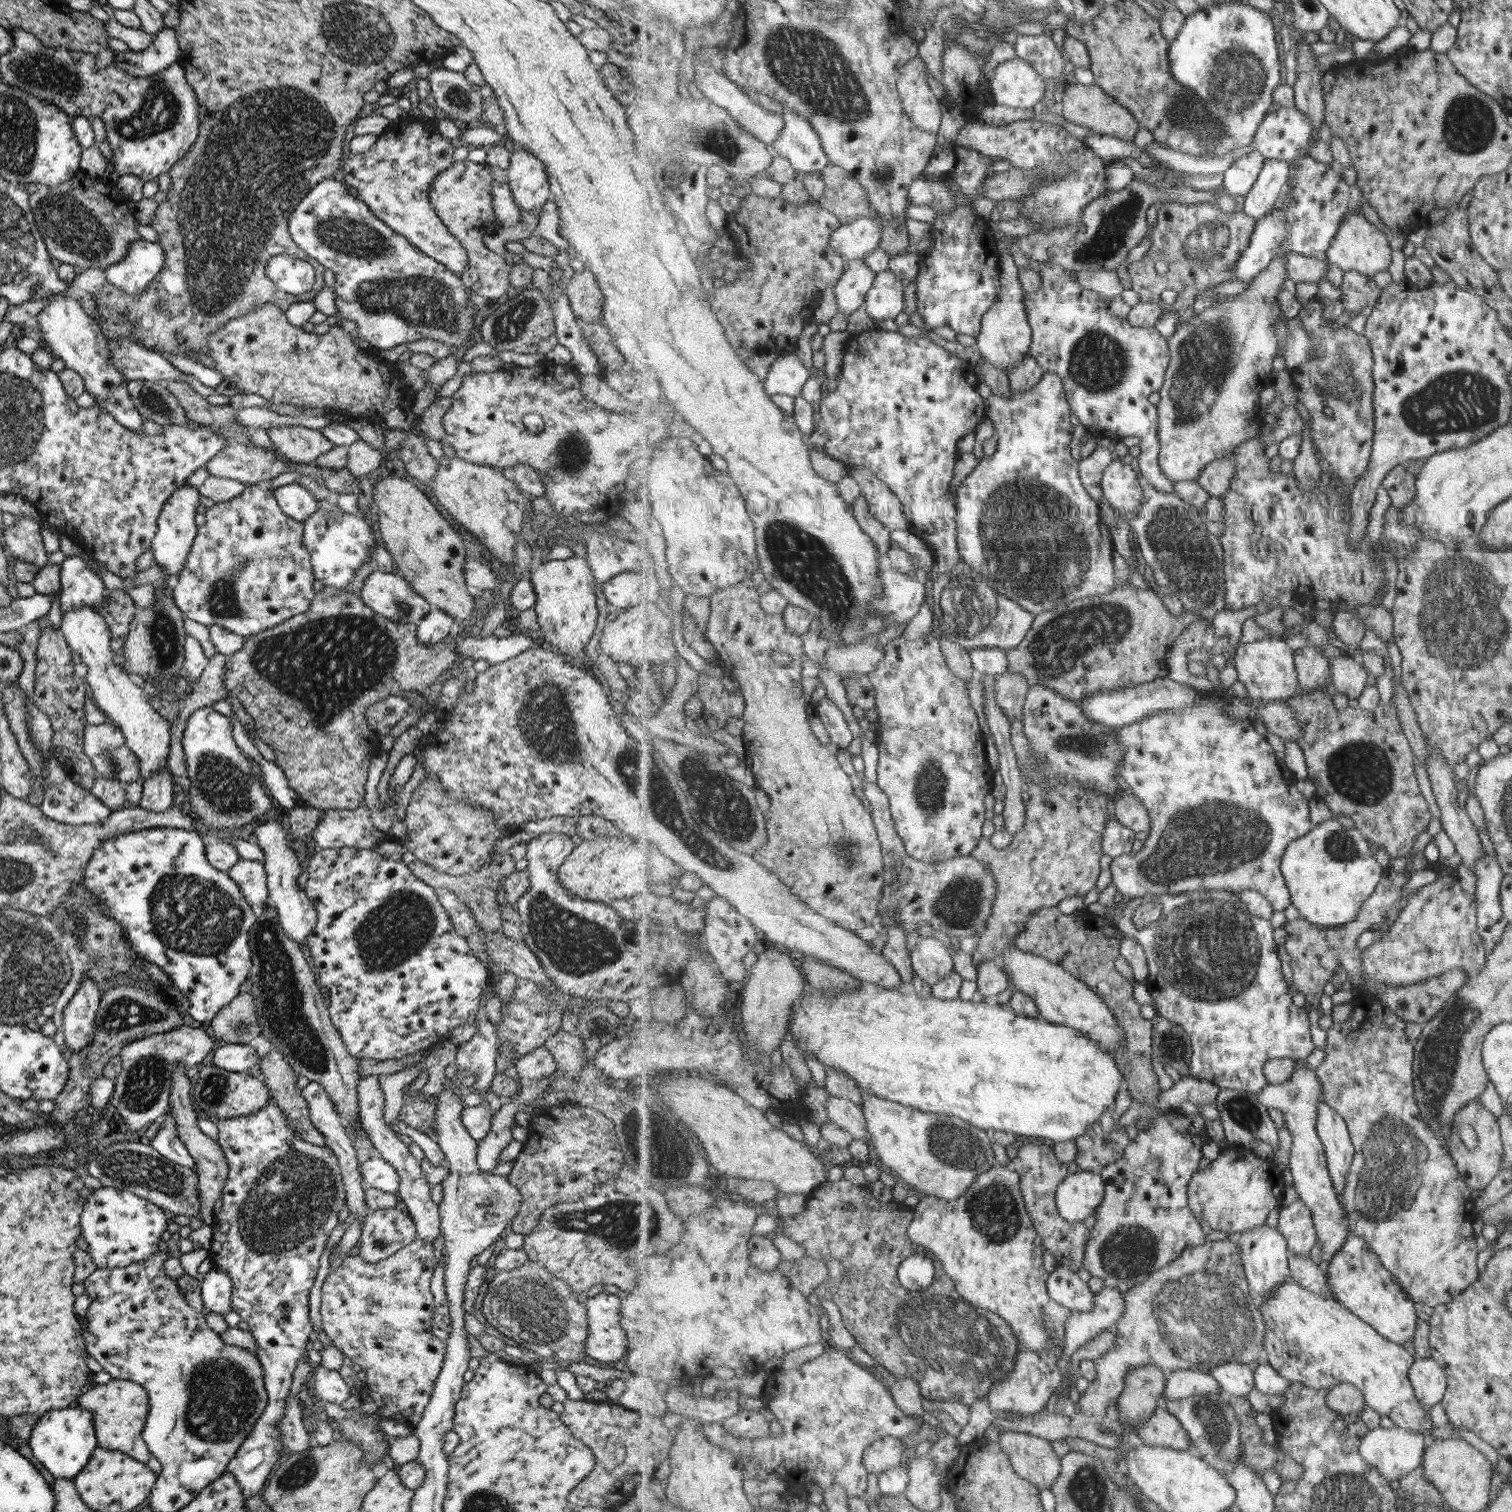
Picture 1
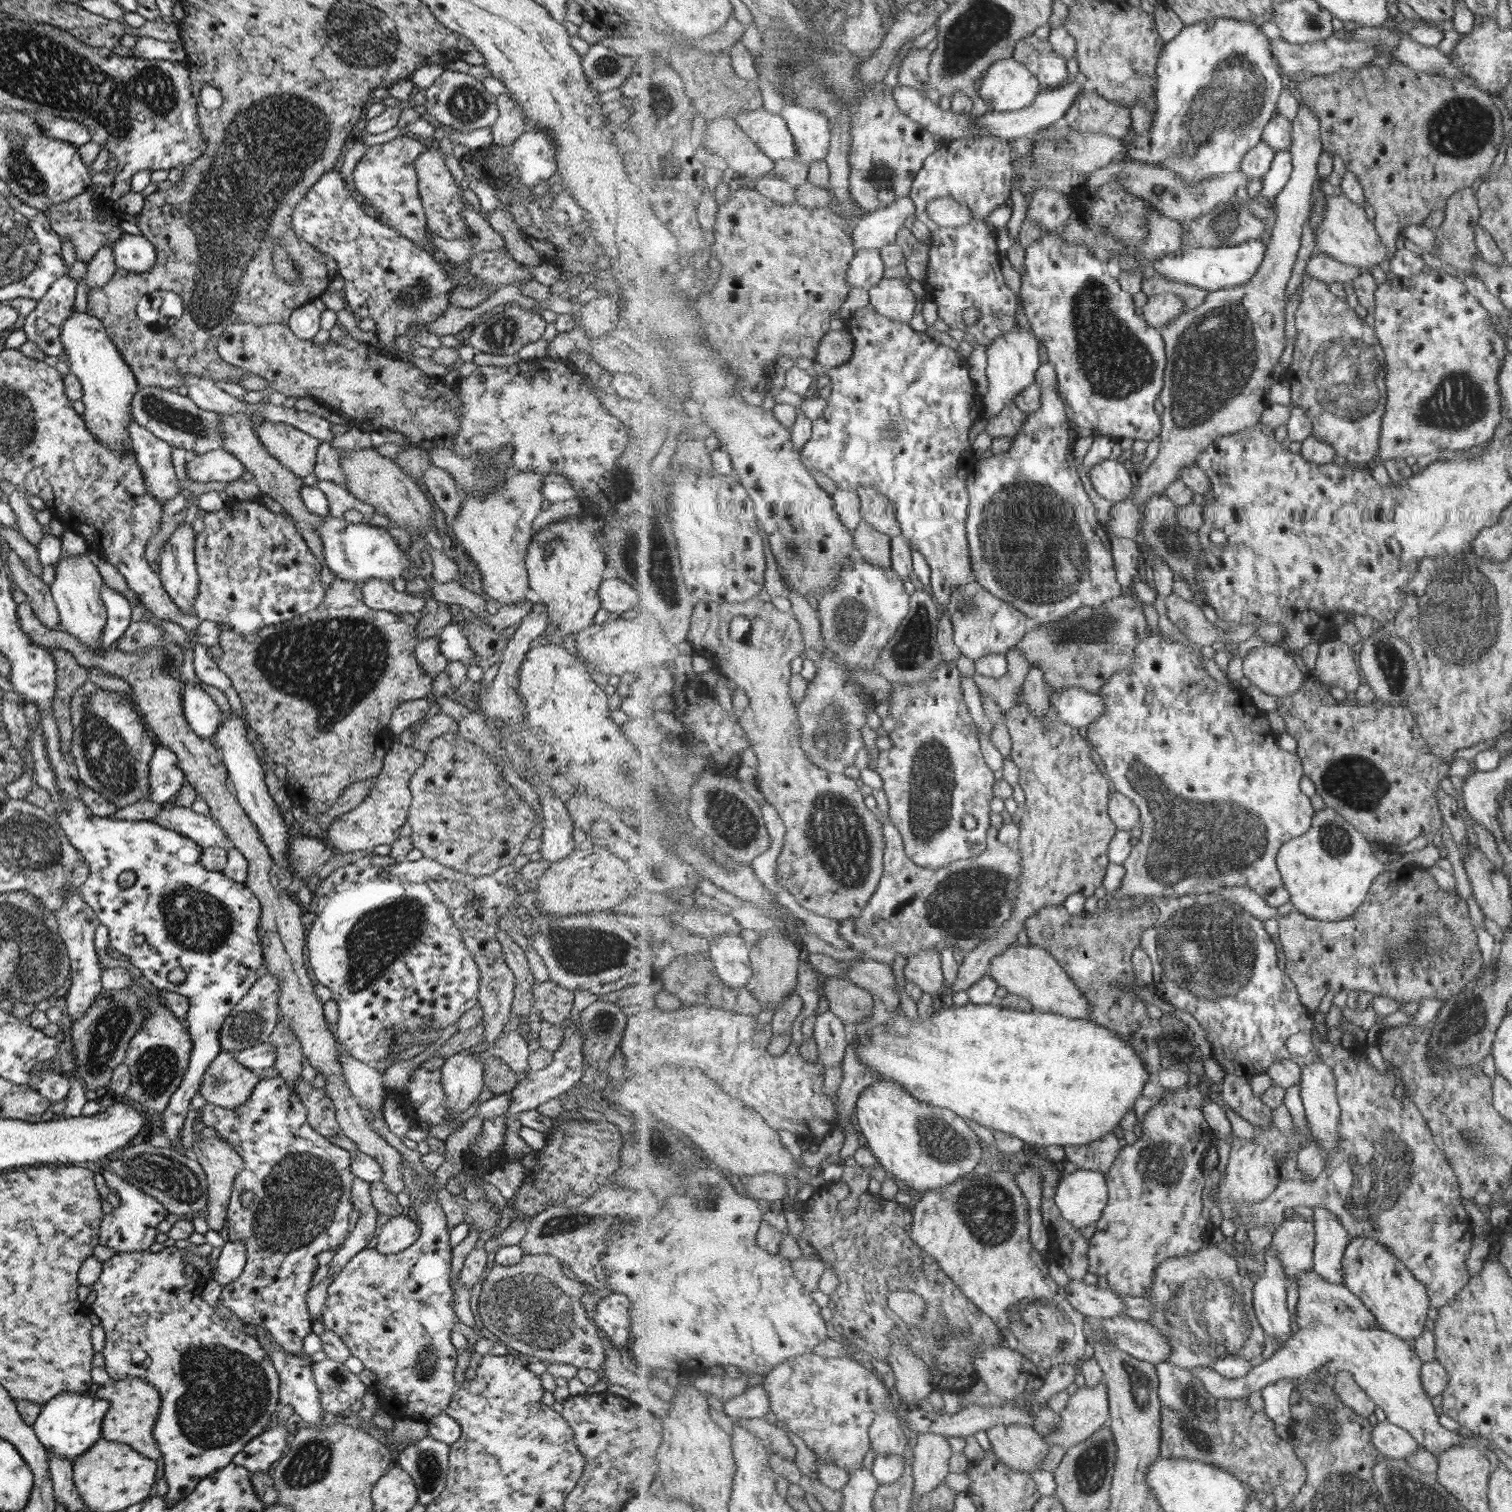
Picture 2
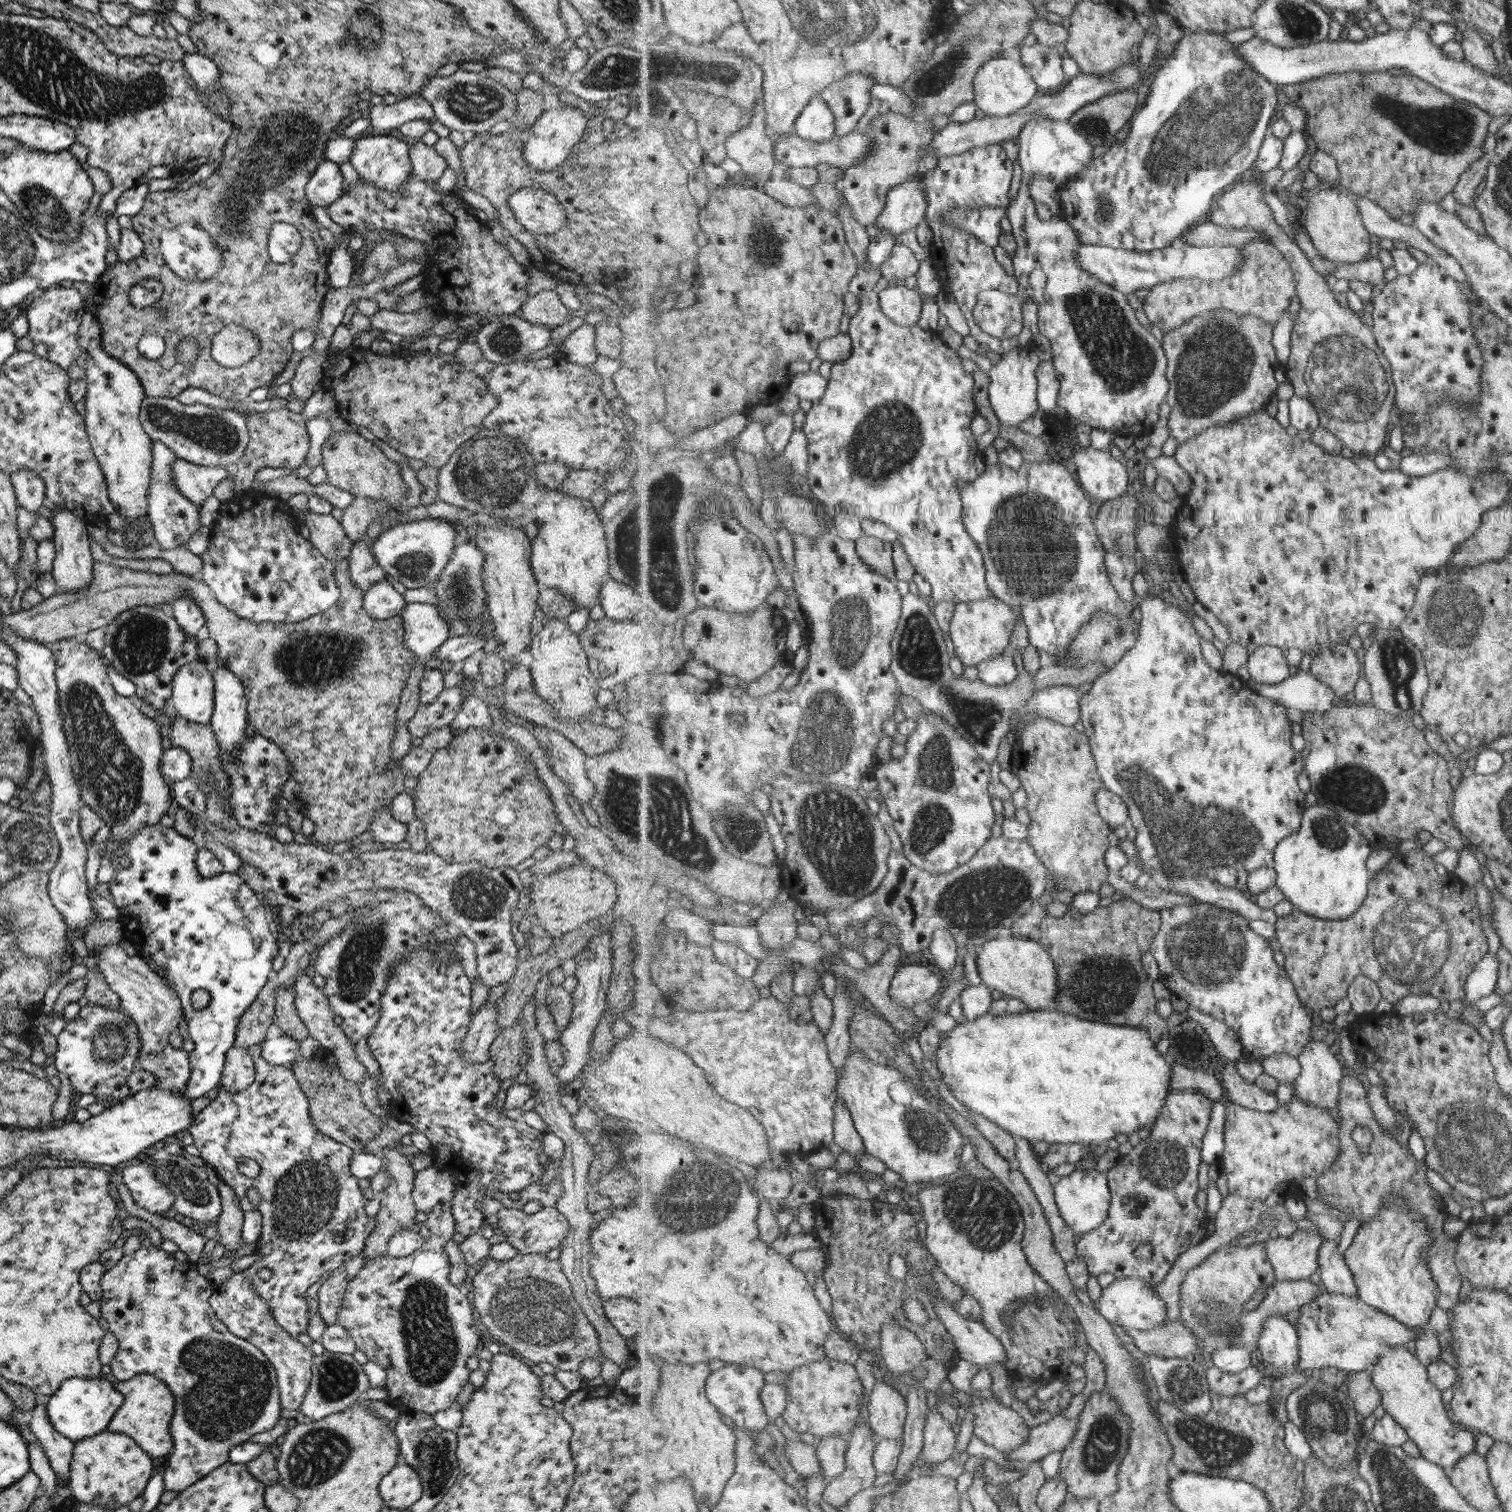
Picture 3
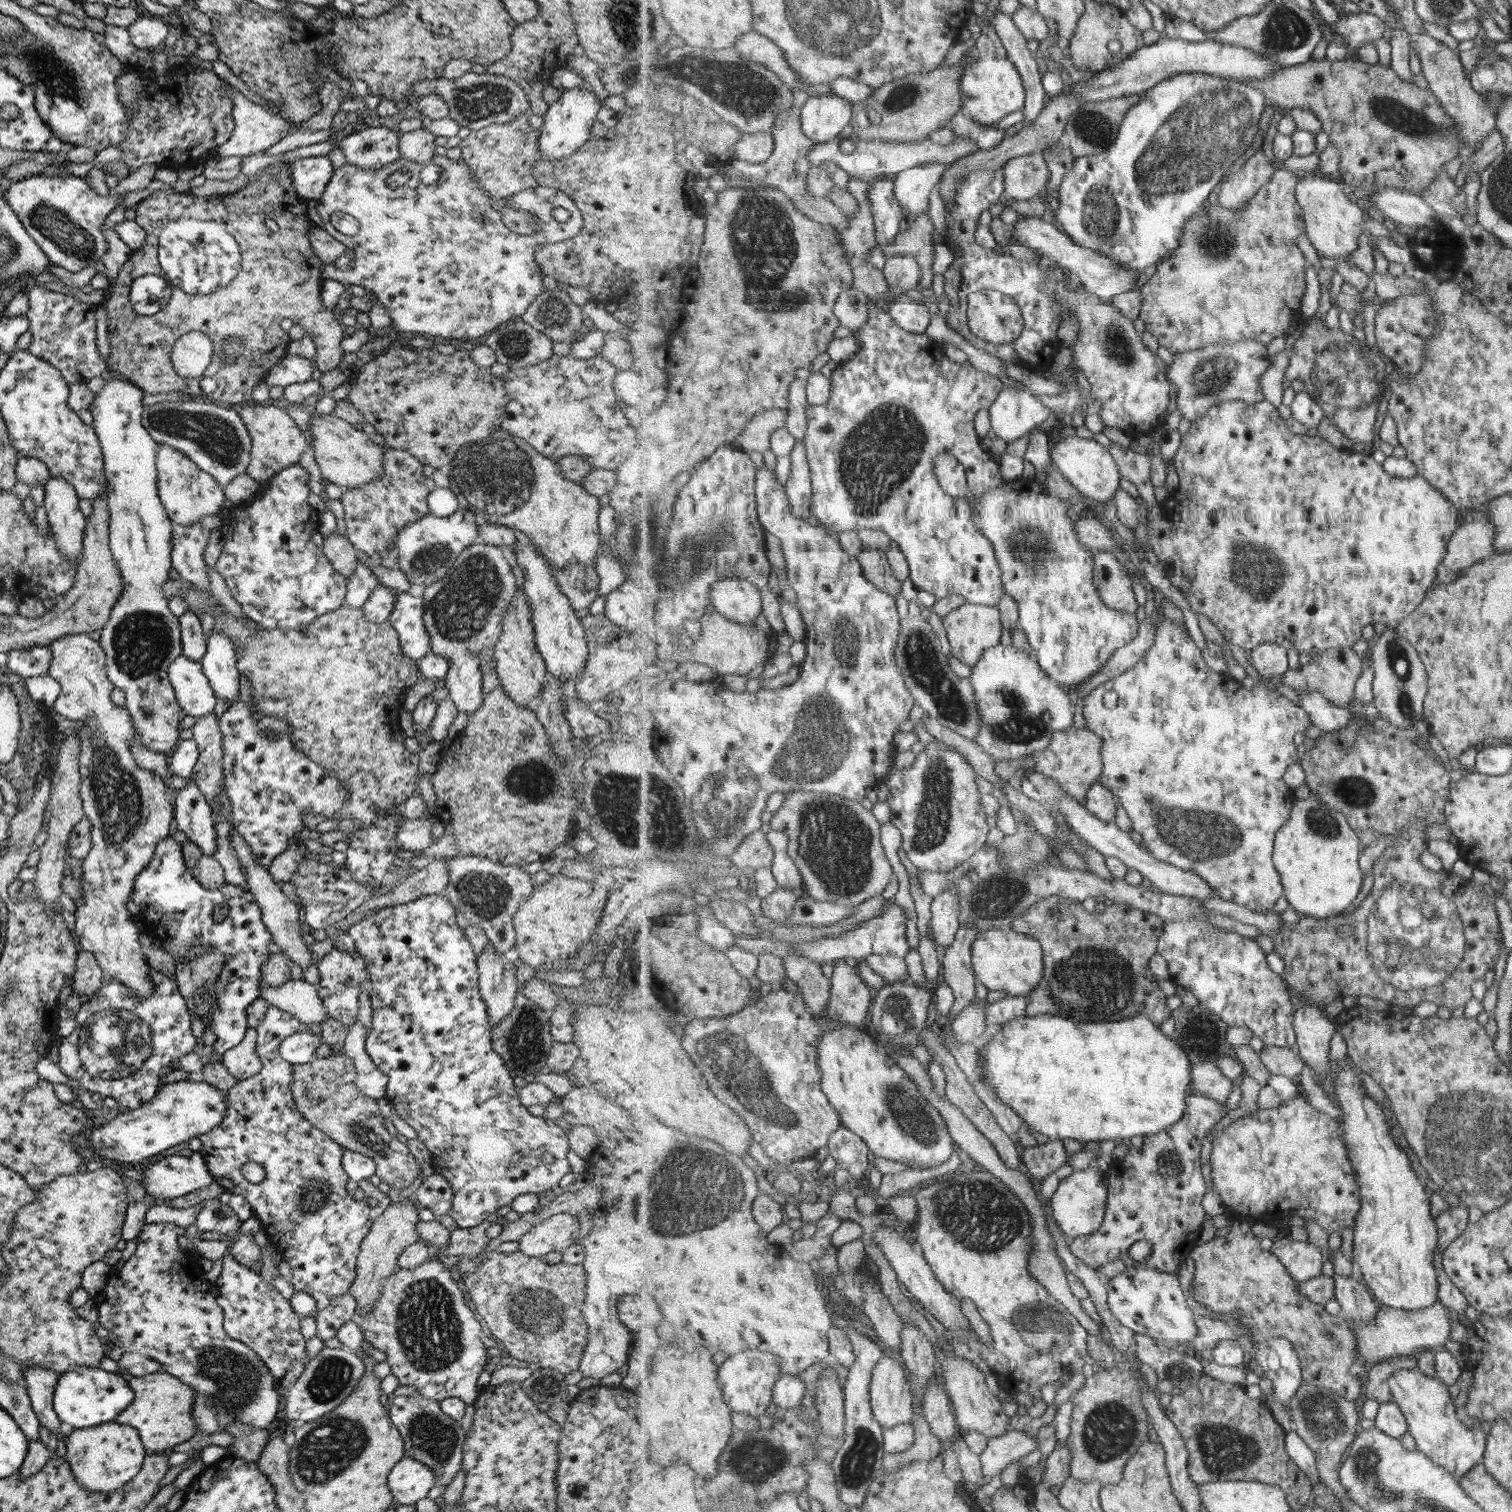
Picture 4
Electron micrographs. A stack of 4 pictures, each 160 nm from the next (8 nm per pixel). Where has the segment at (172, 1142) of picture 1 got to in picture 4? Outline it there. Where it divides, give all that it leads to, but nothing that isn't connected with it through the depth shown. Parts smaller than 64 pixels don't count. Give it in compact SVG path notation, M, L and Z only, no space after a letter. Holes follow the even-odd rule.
M168 834L167 837L157 842L151 860L143 870L139 871L139 874L136 874L130 899L141 908L141 913L134 916L134 920L139 920L146 926L144 930L141 930L141 933L153 936L161 942L169 942L181 960L189 961L201 956L192 950L193 947L203 947L206 950L204 954L220 952L223 956L227 956L227 963L223 965L220 975L211 979L209 983L204 983L193 994L195 1005L197 1003L209 1003L212 1006L212 1012L206 1018L205 1029L211 1030L216 1039L211 1046L211 1056L204 1058L203 1062L209 1065L218 1064L223 1052L236 1046L244 1037L244 1032L247 1029L246 1006L258 997L257 980L261 979L261 965L270 950L273 949L271 946L272 938L262 923L259 907L255 904L249 890L243 890L230 882L224 883L217 890L207 890L206 887L201 886L195 880L192 869L184 865L181 845L175 843L175 840L170 838ZM217 904L225 904L229 910L222 921L213 923L211 912Z

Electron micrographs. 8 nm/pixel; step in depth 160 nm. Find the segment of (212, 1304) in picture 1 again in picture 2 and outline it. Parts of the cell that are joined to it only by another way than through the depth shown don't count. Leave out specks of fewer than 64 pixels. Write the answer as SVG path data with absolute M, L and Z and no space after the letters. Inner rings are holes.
M227 1241L222 1246L221 1252L216 1260L216 1267L211 1270L213 1280L222 1286L228 1285L242 1272L246 1261L246 1250L241 1241Z

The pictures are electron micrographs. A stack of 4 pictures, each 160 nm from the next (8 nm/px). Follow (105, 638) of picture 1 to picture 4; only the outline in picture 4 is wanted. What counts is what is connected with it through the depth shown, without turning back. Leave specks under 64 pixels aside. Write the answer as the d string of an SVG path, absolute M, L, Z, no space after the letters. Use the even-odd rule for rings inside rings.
M51 477L44 484L41 504L46 512L58 551L71 562L81 558L83 513L78 508L78 498L72 486L61 477Z

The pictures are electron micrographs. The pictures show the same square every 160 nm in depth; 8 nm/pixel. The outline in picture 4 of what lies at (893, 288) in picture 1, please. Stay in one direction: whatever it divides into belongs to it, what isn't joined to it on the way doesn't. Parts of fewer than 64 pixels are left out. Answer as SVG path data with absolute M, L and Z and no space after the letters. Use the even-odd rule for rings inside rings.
M906 293L892 295L893 303L889 304L889 313L899 326L905 330L923 334L931 324L931 312L919 299L911 299Z

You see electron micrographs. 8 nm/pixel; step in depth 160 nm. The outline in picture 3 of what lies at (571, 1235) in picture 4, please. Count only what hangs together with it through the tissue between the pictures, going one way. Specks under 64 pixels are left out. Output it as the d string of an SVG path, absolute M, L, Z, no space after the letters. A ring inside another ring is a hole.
M503 1207L493 1217L494 1228L519 1253L546 1253L552 1248L561 1249L569 1232L568 1220L555 1207L542 1207L533 1214Z

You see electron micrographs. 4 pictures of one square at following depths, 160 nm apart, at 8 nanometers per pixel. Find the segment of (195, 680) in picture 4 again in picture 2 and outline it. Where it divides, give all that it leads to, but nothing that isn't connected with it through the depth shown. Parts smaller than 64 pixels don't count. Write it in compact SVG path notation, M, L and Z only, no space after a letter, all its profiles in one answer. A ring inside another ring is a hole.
M183 679L181 681L182 691L180 693L183 699L181 707L188 727L199 738L210 740L216 754L219 755L218 746L214 742L214 732L224 715L200 685Z

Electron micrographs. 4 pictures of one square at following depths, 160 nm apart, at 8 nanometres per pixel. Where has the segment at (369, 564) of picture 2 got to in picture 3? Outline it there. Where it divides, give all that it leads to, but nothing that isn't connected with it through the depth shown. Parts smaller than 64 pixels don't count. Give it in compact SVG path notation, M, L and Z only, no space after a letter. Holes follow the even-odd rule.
M423 517L408 523L399 522L385 529L372 544L368 544L368 547L387 579L398 581L405 589L416 589L434 585L456 546L455 536L457 534L451 522L440 518Z

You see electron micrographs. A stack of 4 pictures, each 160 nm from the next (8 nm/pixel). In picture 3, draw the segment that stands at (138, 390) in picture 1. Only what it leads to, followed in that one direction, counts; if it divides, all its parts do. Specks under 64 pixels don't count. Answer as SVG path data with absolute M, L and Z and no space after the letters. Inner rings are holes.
M144 397L138 412L141 428L152 441L161 442L176 458L201 466L222 466L231 471L243 456L249 440L245 419L229 409L203 404L185 405L173 398Z

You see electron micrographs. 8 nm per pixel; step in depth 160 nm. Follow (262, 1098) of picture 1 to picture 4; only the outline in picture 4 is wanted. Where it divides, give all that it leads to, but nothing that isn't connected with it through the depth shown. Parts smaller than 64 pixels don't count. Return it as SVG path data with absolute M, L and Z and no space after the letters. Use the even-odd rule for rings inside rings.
M246 1029L244 1037L220 1056L221 1065L237 1082L247 1080L261 1069L261 1062L255 1053L255 1029Z

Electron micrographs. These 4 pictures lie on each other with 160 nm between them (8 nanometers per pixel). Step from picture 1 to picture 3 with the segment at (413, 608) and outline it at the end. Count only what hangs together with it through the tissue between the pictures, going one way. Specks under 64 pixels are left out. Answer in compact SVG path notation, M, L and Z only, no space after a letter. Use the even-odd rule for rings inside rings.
M386 580L377 582L362 593L362 608L371 618L383 620L397 615L407 604Z

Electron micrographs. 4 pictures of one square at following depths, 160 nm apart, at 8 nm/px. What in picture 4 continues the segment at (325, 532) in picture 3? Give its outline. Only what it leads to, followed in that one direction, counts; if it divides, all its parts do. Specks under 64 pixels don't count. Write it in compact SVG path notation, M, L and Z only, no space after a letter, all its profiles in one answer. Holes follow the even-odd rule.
M335 530L331 534L323 535L322 539L320 549L333 567L333 571L339 573L346 580L349 579L356 564L354 547L345 536L341 537Z

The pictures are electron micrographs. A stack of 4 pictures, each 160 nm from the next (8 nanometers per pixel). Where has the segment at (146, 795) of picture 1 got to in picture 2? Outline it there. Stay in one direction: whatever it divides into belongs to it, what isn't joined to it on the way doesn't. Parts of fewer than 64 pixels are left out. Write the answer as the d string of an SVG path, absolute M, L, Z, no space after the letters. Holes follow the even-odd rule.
M155 747L148 764L148 800L159 805L167 805L171 796L182 787L184 774L177 757L165 747Z

